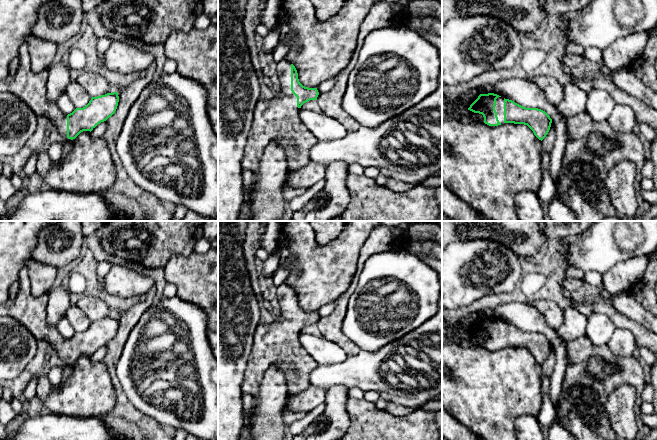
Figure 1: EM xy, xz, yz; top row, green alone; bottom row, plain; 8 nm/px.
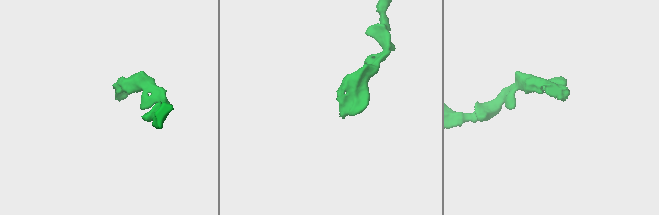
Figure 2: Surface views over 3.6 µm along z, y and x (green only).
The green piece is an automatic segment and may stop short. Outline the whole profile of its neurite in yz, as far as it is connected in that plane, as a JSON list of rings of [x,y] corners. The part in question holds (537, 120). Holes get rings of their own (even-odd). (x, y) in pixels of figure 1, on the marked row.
[[[494,93],[480,94],[468,110],[482,114],[484,123],[489,126],[503,123],[527,125],[541,141],[548,134],[552,123],[545,111],[523,107]]]

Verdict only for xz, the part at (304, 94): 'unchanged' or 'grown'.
grown

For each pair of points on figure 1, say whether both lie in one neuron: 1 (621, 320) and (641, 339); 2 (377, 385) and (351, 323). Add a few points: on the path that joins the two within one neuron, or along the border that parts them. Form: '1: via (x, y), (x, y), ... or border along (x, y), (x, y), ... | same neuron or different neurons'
1: via (627, 323), (638, 333) | same neuron
2: border along (385, 345), (374, 351), (360, 350) | different neurons

